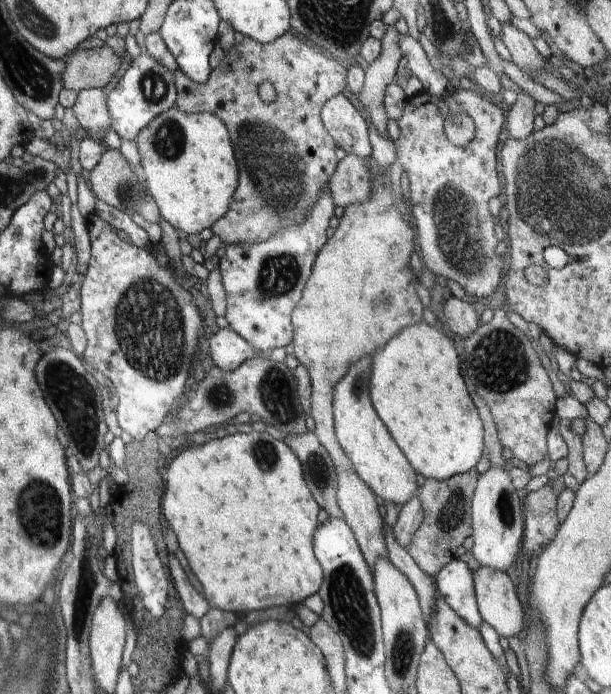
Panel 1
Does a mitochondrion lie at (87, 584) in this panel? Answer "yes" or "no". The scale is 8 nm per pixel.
yes

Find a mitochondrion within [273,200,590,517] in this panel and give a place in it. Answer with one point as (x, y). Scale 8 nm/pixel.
(500, 363)

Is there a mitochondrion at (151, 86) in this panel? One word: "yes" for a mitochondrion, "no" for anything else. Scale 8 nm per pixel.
yes

